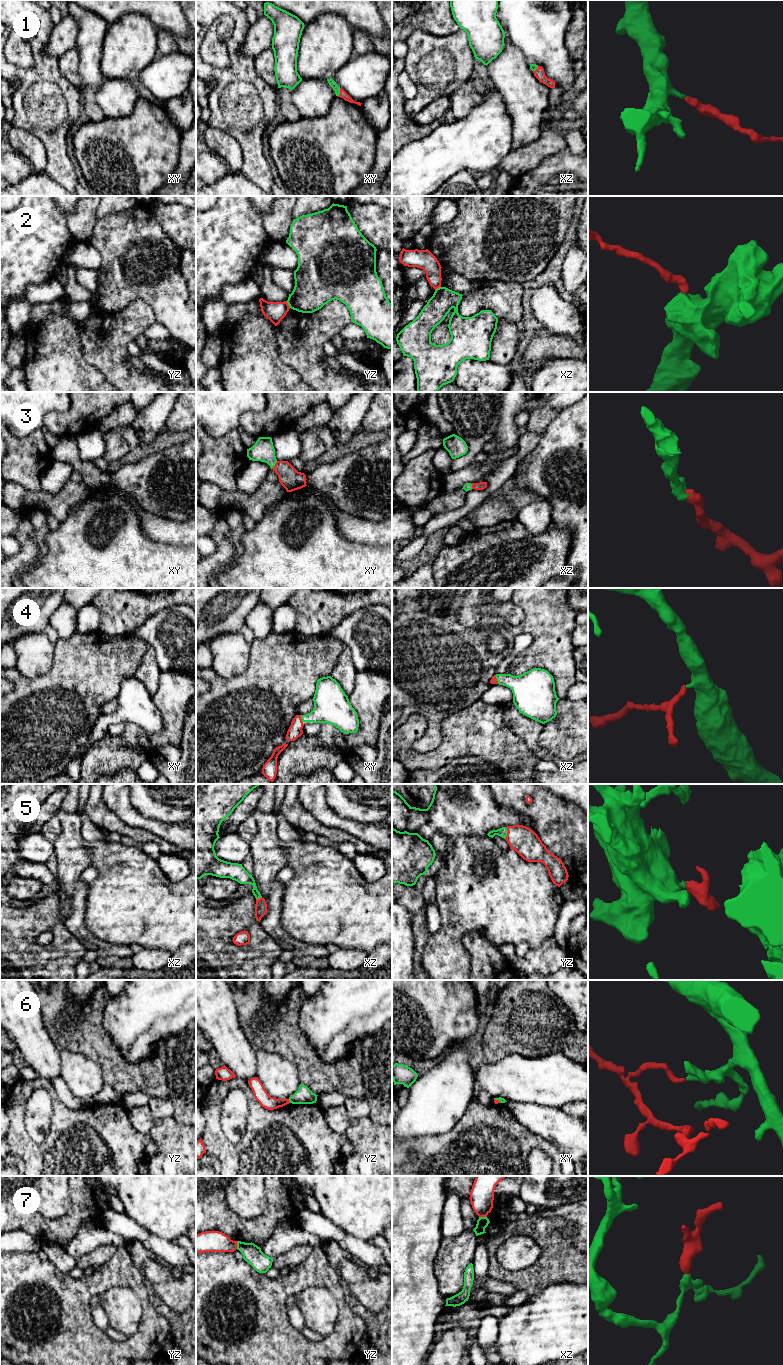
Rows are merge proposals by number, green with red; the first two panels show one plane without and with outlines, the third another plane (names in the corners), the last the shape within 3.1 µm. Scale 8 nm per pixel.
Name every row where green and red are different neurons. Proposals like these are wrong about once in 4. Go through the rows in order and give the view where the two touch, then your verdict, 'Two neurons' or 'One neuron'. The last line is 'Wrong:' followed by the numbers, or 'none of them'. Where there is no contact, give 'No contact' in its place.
1: Touches green in xy. One neuron
2: Touches green in yz. Two neurons
3: Touches green in xy. One neuron
4: Touches green in xy. One neuron
5: Touches green in yz. One neuron
6: Touches green in yz. Two neurons
7: Touches green in yz. Two neurons
Wrong: 2, 6, 7

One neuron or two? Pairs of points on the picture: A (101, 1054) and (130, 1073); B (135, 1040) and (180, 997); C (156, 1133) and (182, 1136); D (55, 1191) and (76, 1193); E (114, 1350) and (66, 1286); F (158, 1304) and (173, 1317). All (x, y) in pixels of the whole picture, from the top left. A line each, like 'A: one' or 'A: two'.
A: one
B: one
C: one
D: two
E: one
F: one

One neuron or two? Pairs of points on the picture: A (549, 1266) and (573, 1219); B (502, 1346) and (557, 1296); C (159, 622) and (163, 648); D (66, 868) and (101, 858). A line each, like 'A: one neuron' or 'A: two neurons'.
A: two neurons
B: one neuron
C: one neuron
D: two neurons

